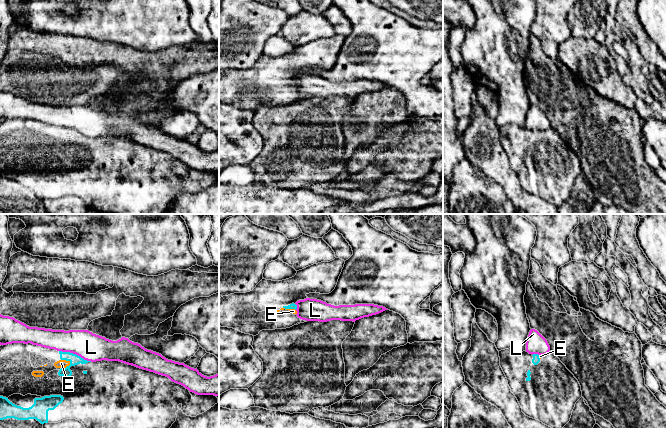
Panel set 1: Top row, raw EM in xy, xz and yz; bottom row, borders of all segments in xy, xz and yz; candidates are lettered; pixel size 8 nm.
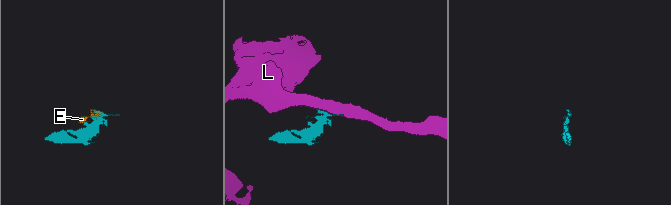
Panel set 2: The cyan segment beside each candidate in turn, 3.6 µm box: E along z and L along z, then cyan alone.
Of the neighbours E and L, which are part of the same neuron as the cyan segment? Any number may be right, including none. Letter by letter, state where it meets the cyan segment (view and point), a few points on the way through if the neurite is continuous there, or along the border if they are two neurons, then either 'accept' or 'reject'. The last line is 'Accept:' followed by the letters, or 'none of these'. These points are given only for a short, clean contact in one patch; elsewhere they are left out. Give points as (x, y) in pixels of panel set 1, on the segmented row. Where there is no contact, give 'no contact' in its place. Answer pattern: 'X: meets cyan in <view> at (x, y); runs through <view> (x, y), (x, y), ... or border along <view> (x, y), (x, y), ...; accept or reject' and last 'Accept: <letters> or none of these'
E: meets cyan in xy at (67, 366); accept
L: meets cyan in xy at (75, 354); border along xy (59, 350), (75, 353), (91, 361); reject
Accept: E

